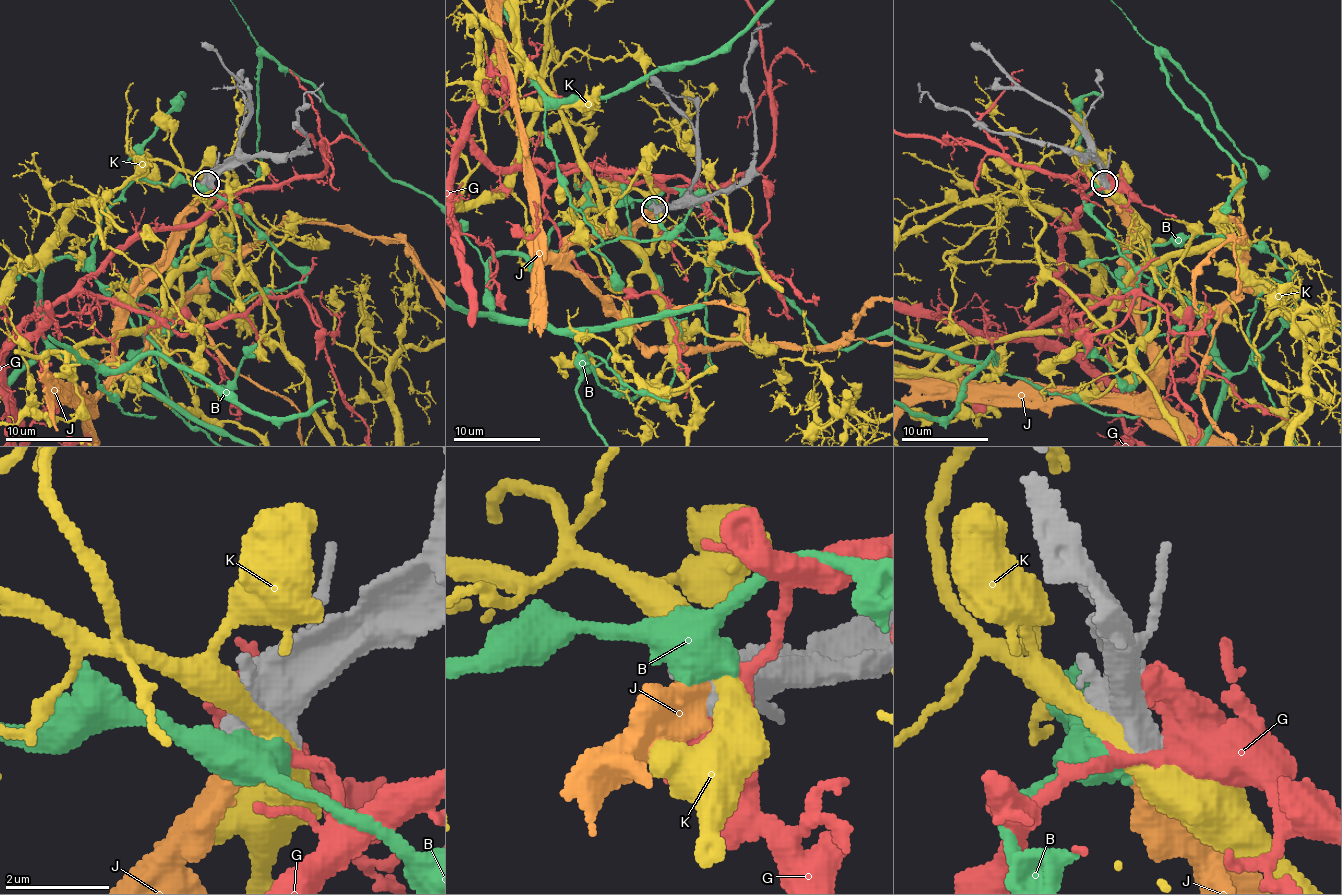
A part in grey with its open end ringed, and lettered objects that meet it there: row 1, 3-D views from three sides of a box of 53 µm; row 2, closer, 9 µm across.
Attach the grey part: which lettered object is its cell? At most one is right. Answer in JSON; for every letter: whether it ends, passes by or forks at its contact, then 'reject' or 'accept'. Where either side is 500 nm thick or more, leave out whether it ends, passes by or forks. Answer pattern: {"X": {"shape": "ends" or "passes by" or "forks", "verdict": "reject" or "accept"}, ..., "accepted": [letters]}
{"B": {"verdict": "reject"}, "G": {"verdict": "reject"}, "J": {"verdict": "accept"}, "K": {"verdict": "reject"}, "accepted": ["J"]}

